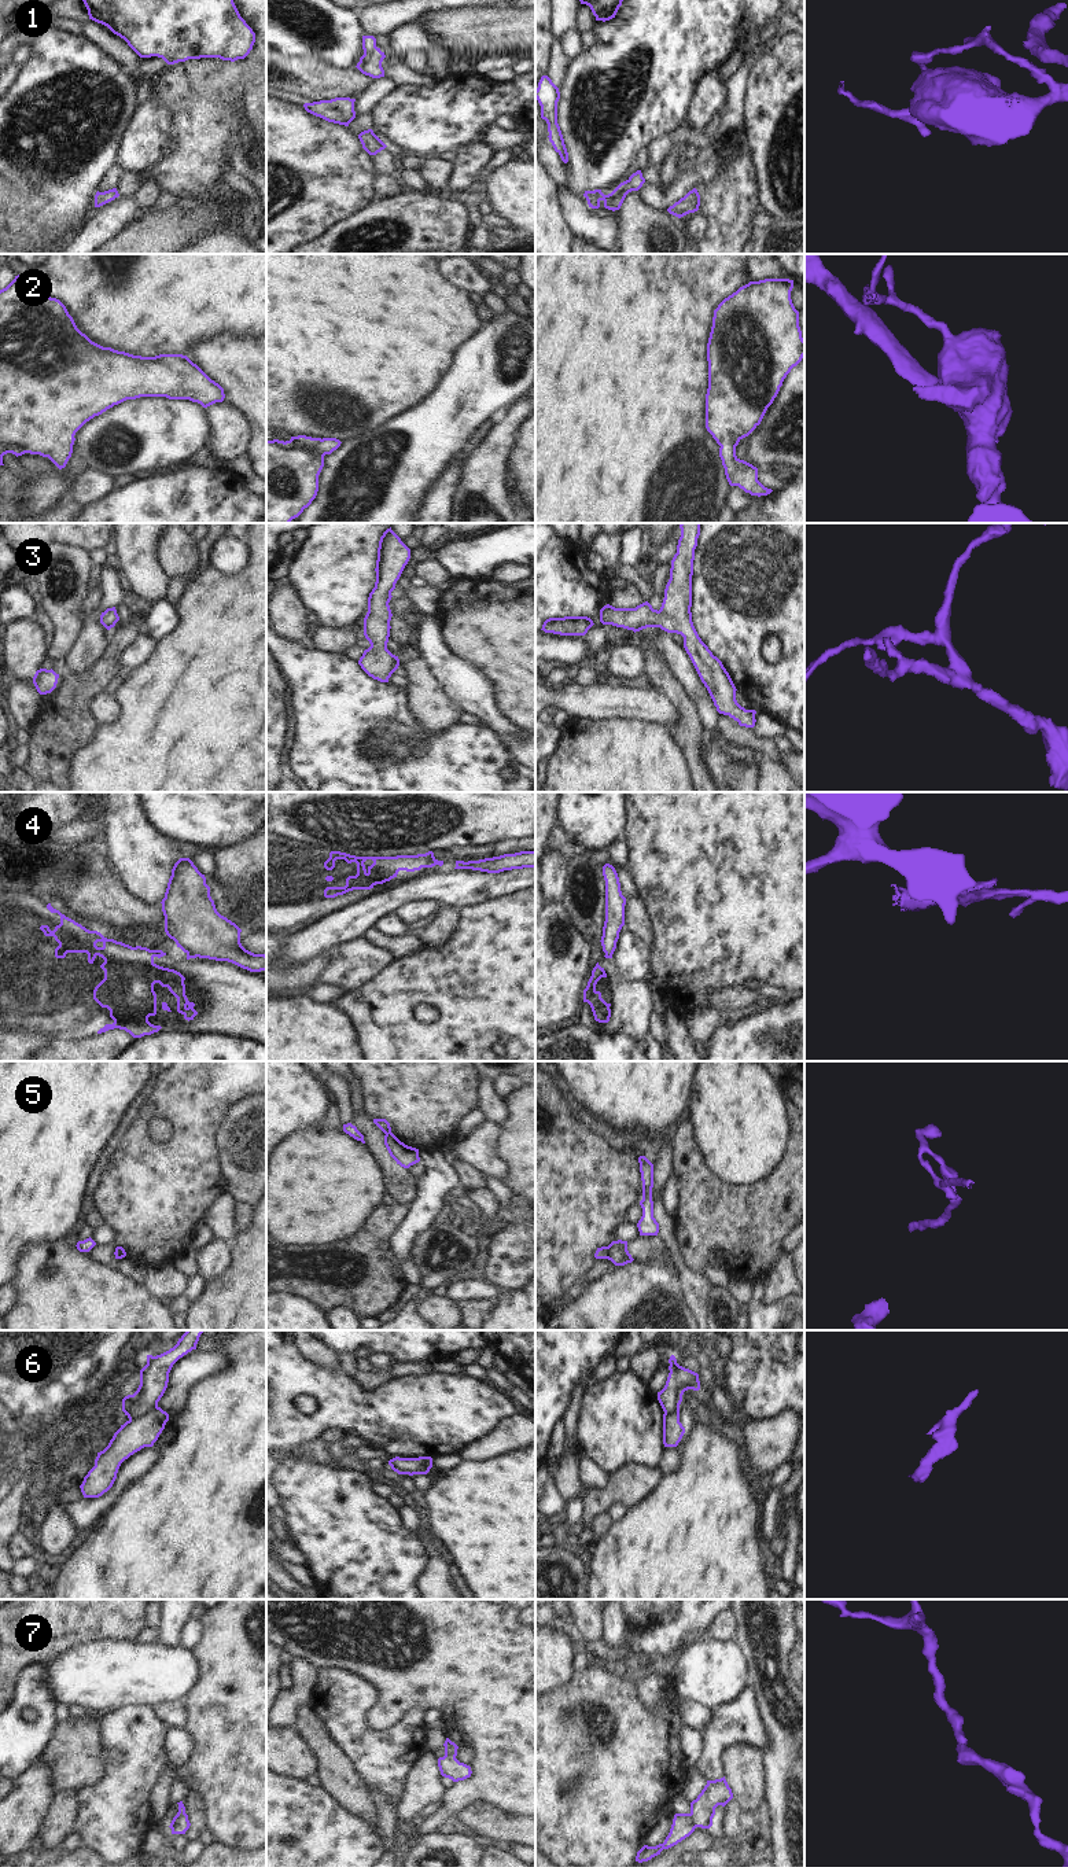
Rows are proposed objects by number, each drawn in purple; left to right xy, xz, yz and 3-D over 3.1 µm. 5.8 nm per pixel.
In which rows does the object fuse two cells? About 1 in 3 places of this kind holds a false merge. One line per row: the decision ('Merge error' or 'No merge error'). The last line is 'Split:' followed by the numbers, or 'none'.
1: No merge error
2: No merge error
3: No merge error
4: Merge error
5: Merge error
6: Merge error
7: No merge error
Split: 4, 5, 6.

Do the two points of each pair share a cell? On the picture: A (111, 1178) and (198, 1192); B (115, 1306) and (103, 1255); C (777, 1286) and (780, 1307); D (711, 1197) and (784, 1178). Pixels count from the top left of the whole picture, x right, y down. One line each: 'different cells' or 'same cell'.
A: same cell
B: different cells
C: different cells
D: same cell

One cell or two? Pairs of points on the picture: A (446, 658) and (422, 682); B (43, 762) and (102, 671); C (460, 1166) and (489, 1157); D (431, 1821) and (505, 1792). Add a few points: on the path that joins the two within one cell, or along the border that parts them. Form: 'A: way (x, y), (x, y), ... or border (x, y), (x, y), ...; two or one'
A: border (419, 656), (450, 699); two
B: way (52, 740), (65, 722), (65, 709), (80, 693); one
C: border (448, 1157), (455, 1153), (481, 1174); two
D: way (449, 1808), (466, 1792), (488, 1792); one

